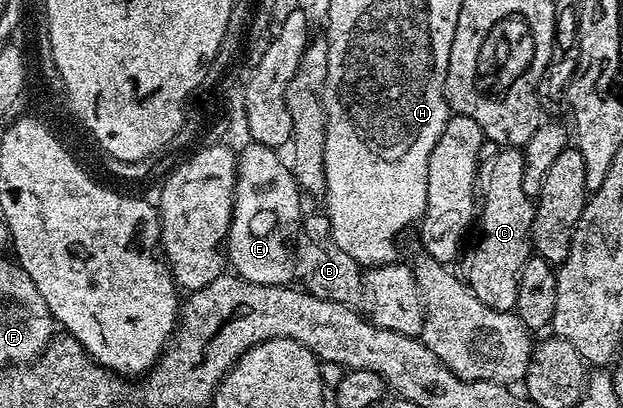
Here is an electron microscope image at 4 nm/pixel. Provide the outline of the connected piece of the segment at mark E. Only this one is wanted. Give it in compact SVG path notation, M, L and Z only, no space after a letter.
M248 142L244 149L239 149L236 161L236 193L228 227L226 260L235 275L255 284L291 285L298 276L294 241L302 224L302 193L291 167L280 161L280 155L275 148Z

